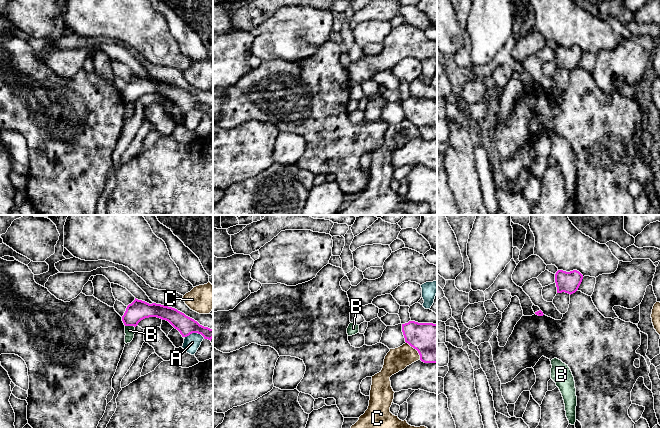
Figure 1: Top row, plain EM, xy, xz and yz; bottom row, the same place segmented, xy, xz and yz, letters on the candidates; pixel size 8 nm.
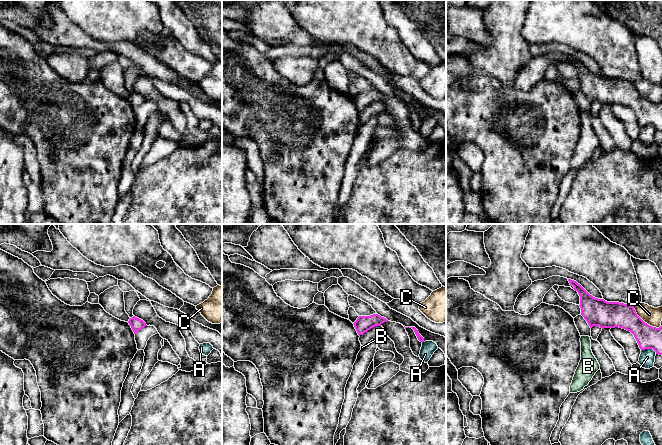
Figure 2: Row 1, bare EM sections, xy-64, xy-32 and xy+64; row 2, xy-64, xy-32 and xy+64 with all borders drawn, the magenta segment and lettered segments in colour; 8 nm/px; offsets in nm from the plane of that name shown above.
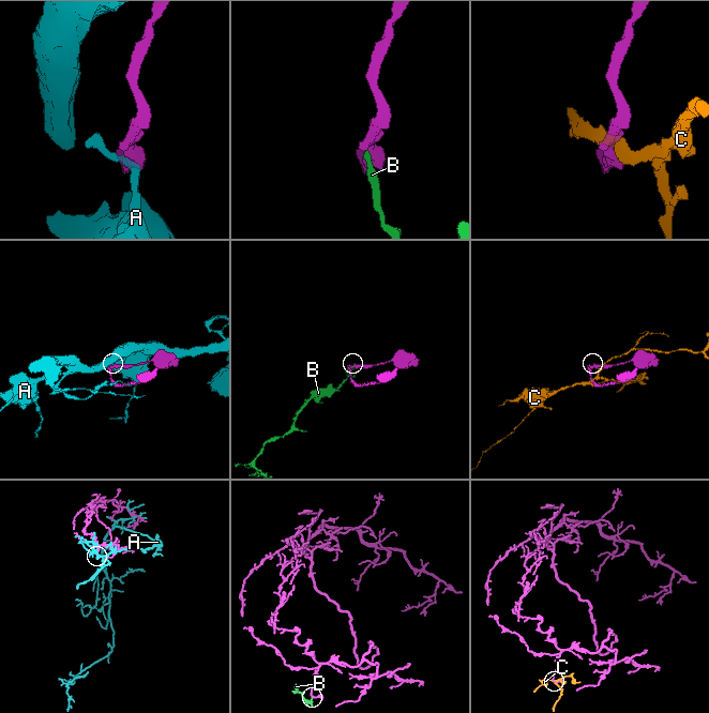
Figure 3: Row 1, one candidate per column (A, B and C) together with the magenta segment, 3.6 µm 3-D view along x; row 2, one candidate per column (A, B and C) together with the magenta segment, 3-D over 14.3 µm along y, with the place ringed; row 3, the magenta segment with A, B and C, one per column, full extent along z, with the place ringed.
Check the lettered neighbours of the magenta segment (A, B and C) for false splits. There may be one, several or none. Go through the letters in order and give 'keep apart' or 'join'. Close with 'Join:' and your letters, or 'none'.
A: keep apart
B: keep apart
C: keep apart
Join: none

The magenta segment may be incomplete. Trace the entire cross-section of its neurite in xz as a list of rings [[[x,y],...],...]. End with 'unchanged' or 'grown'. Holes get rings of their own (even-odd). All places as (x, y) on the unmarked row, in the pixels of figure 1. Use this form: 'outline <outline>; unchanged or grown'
outline [[[409,97],[402,100],[405,118],[416,125],[424,139],[437,139],[437,100]]]; unchanged

